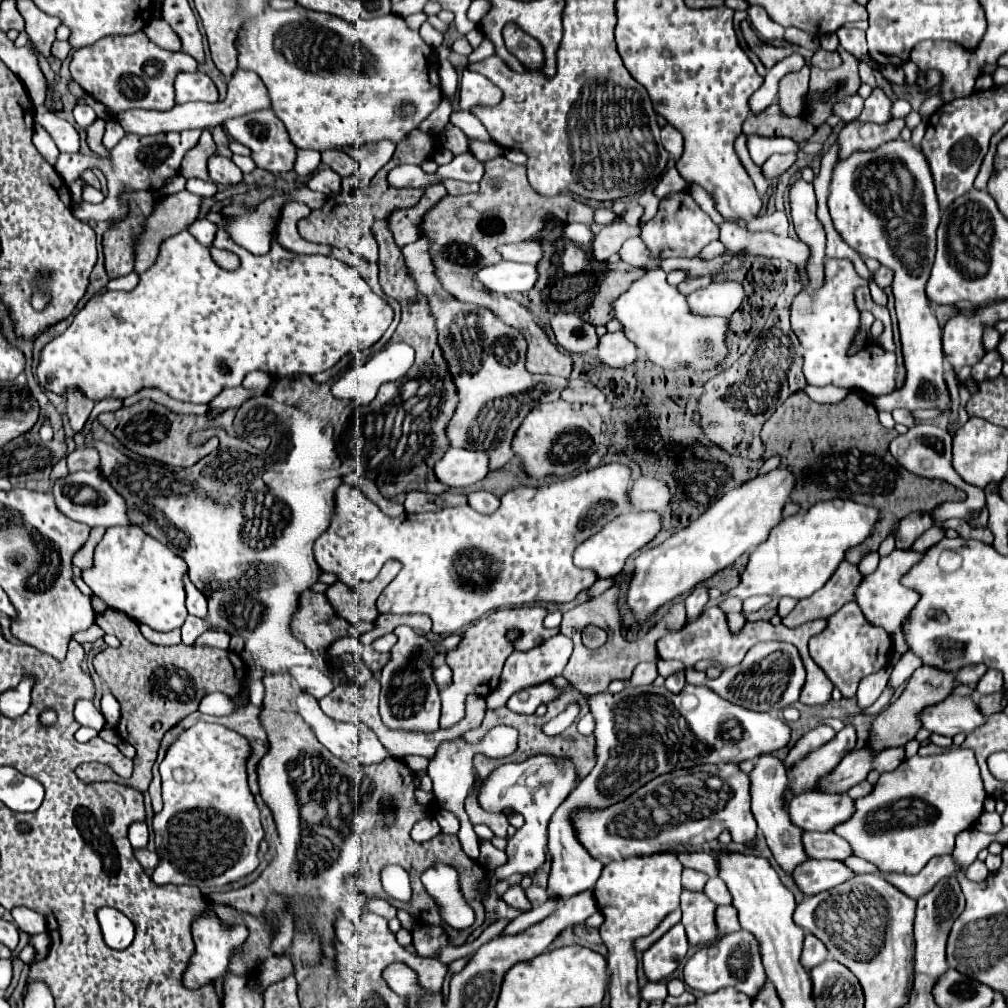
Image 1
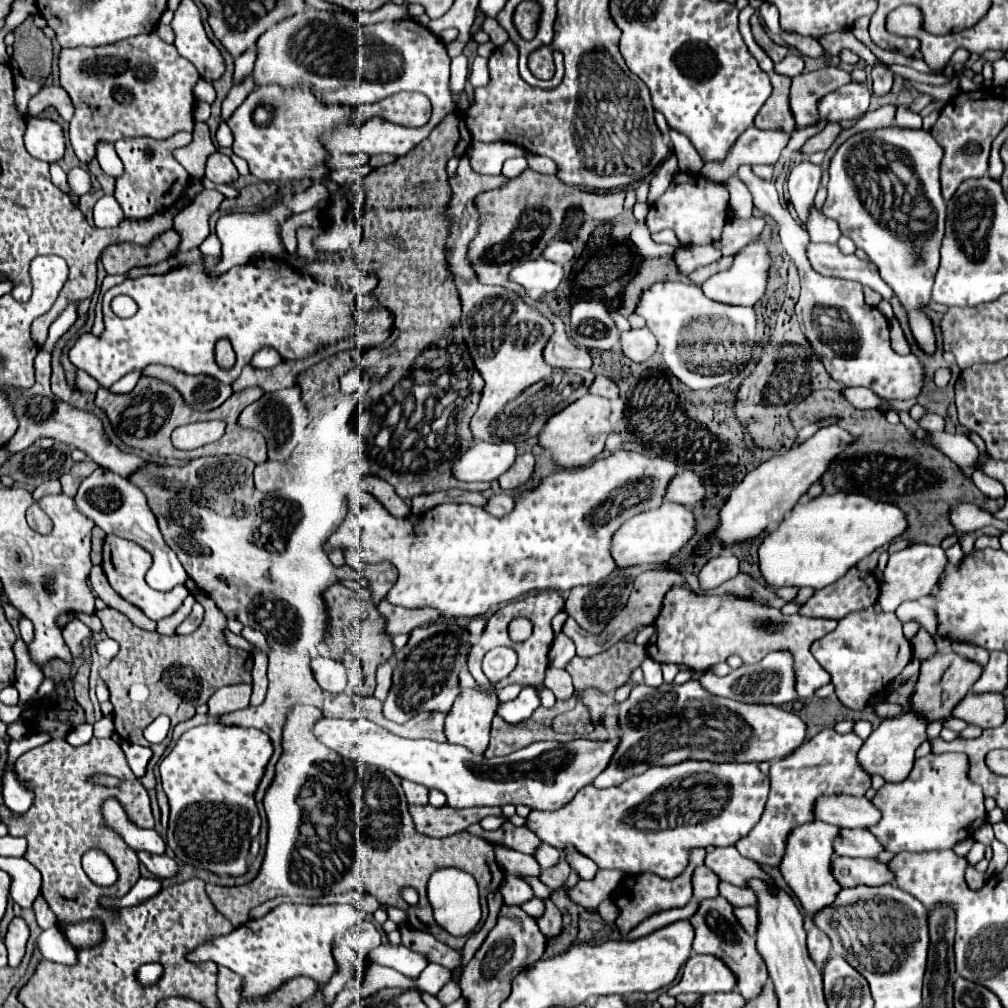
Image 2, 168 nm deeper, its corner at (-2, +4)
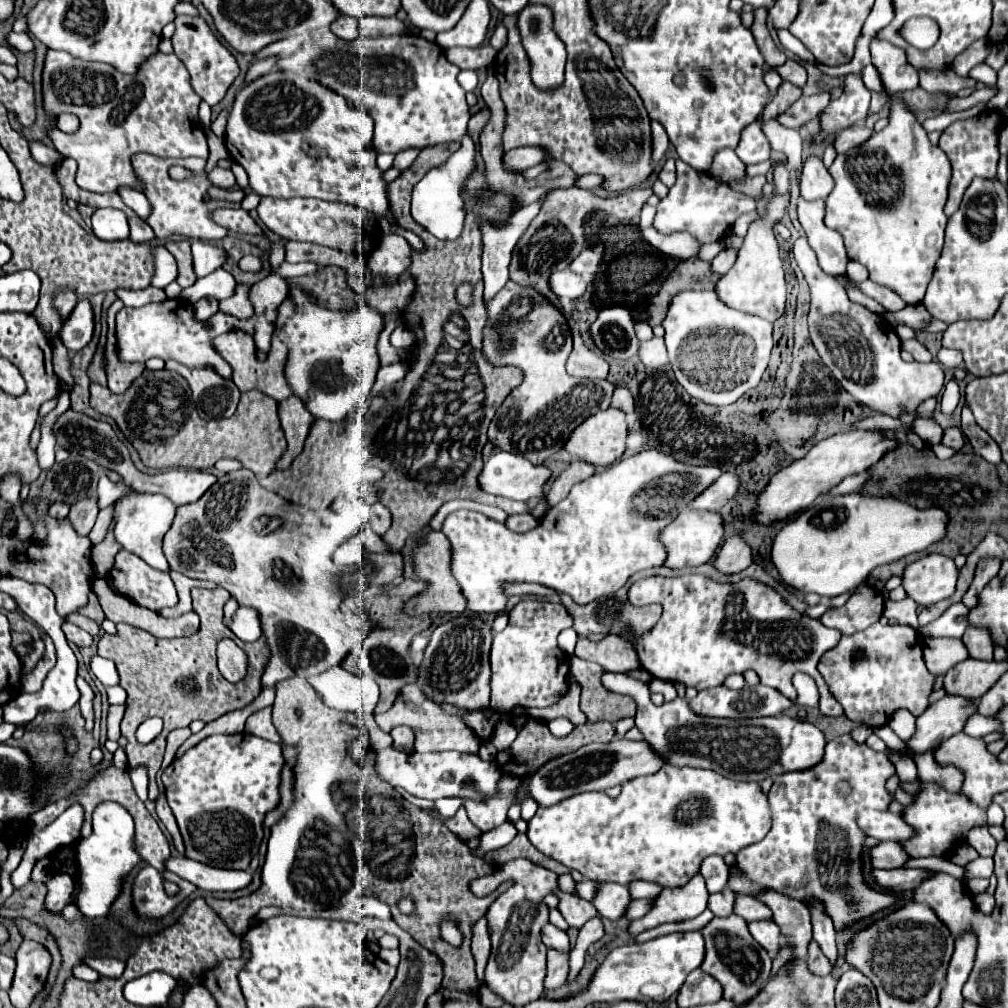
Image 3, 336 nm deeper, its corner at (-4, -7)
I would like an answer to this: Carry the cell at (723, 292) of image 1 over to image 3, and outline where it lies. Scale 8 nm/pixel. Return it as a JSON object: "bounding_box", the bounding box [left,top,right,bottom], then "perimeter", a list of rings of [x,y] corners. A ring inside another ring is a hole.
{"bounding_box":[717,160,789,322],"perimeter":[[[779,160],[773,170],[773,198],[763,206],[763,212],[755,222],[751,222],[749,232],[743,240],[743,246],[739,250],[737,262],[733,268],[717,282],[717,296],[723,298],[723,302],[731,308],[737,308],[741,312],[749,312],[755,316],[761,316],[769,322],[775,322],[785,312],[787,302],[787,284],[785,284],[785,270],[779,256],[779,244],[775,240],[775,226],[783,220],[789,208],[789,172],[785,166],[785,160]]]}

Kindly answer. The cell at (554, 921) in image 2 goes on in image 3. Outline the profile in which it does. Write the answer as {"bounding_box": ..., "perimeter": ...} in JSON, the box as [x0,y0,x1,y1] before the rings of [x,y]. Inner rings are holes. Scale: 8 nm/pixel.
{"bounding_box":[543,948,569,990],"perimeter":[[[549,948],[549,954],[547,954],[547,976],[545,976],[545,982],[543,982],[545,990],[559,988],[565,982],[567,974],[569,974],[569,956]]]}

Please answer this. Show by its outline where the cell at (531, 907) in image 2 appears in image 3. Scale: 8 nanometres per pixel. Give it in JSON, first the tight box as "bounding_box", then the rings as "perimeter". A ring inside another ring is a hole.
{"bounding_box":[541,924,569,952],"perimeter":[[[547,924],[543,926],[543,932],[541,932],[541,938],[543,938],[543,944],[549,946],[549,948],[555,948],[555,950],[565,950],[569,952],[569,936],[555,928],[553,924]]]}

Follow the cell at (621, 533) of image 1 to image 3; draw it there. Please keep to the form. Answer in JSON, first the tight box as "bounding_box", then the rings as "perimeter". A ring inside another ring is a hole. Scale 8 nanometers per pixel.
{"bounding_box":[661,510,723,568],"perimeter":[[[685,510],[677,516],[675,522],[671,522],[663,532],[661,540],[667,546],[667,568],[685,568],[685,566],[701,566],[713,560],[717,548],[723,540],[723,516],[719,512],[707,512],[707,510]]]}

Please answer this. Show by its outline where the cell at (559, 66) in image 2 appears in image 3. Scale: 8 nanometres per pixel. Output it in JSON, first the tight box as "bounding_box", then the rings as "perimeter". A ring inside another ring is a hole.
{"bounding_box":[519,4,567,88],"perimeter":[[[529,4],[523,8],[523,12],[519,14],[519,30],[523,36],[523,46],[529,54],[531,60],[531,78],[537,86],[545,86],[545,88],[555,88],[563,82],[563,68],[567,61],[567,53],[565,46],[561,44],[561,40],[557,38],[557,34],[553,32],[553,14],[549,8],[541,6],[541,4]]]}

